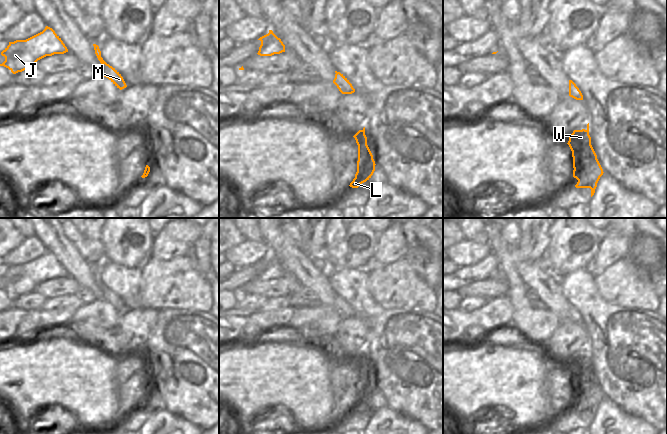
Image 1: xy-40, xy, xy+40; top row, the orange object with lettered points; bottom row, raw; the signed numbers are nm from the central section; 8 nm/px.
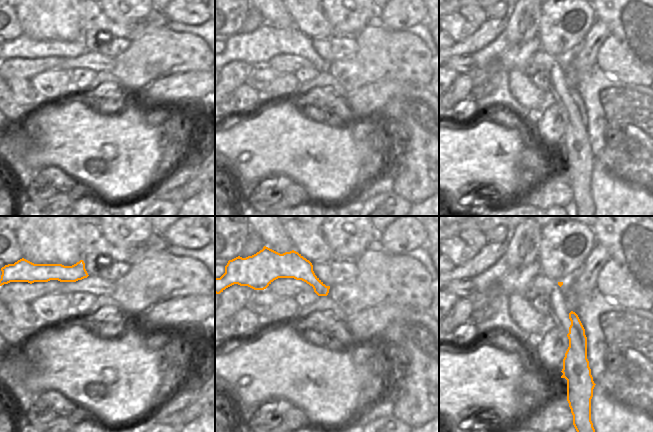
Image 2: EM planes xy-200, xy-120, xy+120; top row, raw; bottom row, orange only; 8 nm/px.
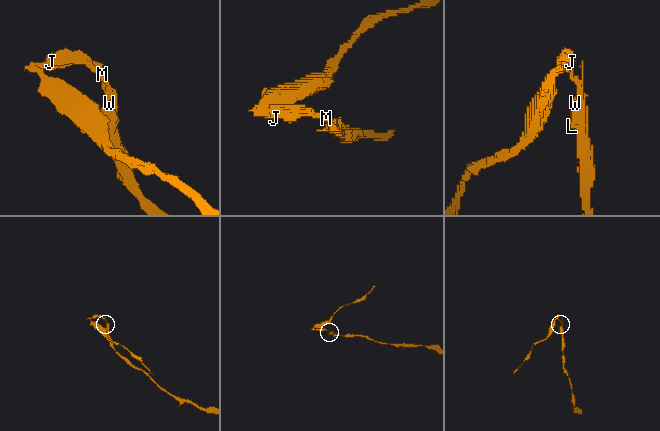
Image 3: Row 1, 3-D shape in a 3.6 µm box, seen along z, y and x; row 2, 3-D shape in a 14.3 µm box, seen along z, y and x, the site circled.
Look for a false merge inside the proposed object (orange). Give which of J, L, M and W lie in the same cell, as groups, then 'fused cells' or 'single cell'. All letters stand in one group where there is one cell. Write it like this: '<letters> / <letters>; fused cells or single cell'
J M / L W; fused cells

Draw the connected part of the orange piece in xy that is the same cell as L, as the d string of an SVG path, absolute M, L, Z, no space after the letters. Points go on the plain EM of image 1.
M365 351L359 354L354 360L358 369L358 385L357 396L355 402L350 407L350 411L358 412L360 408L371 402L375 395L375 385L373 379L367 369L367 361L365 359Z

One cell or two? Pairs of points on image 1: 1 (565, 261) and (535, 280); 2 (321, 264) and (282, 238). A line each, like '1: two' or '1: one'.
1: two
2: two

